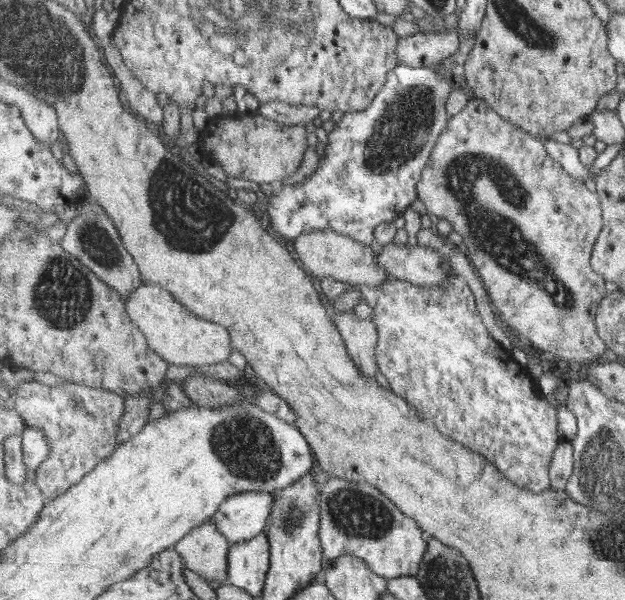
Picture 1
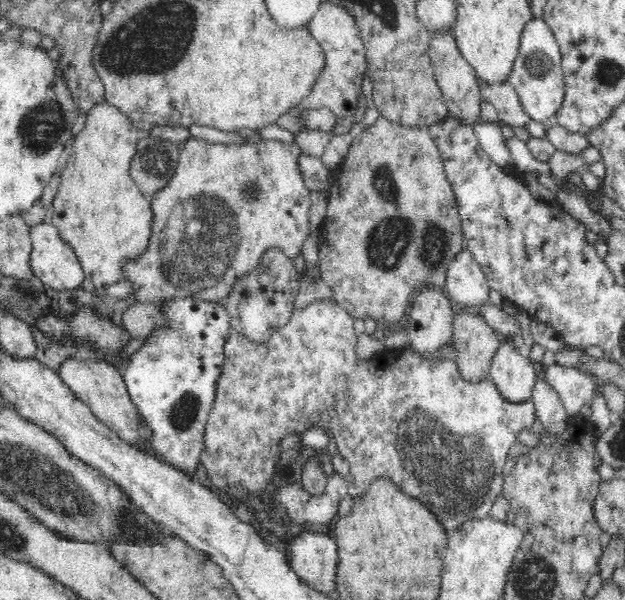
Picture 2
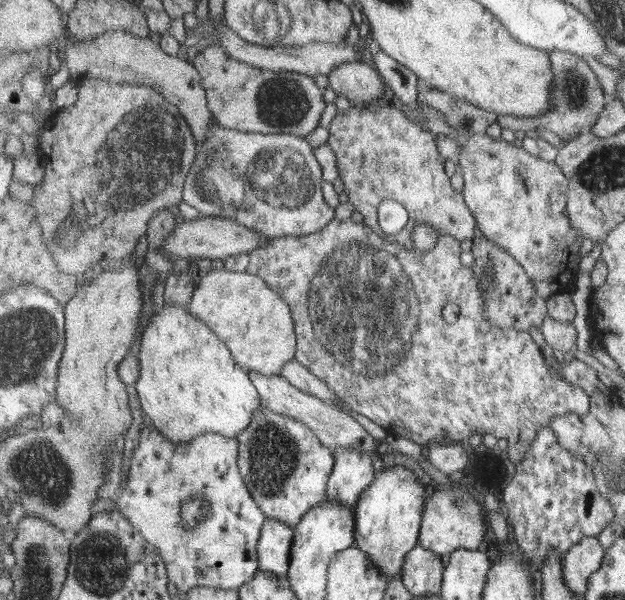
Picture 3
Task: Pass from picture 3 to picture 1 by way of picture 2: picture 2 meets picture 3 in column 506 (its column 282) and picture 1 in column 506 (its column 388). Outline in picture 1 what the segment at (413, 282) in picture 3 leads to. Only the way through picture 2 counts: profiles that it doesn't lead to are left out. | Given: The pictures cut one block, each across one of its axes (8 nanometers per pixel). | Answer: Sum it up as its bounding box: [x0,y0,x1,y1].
[319,273,561,493]

